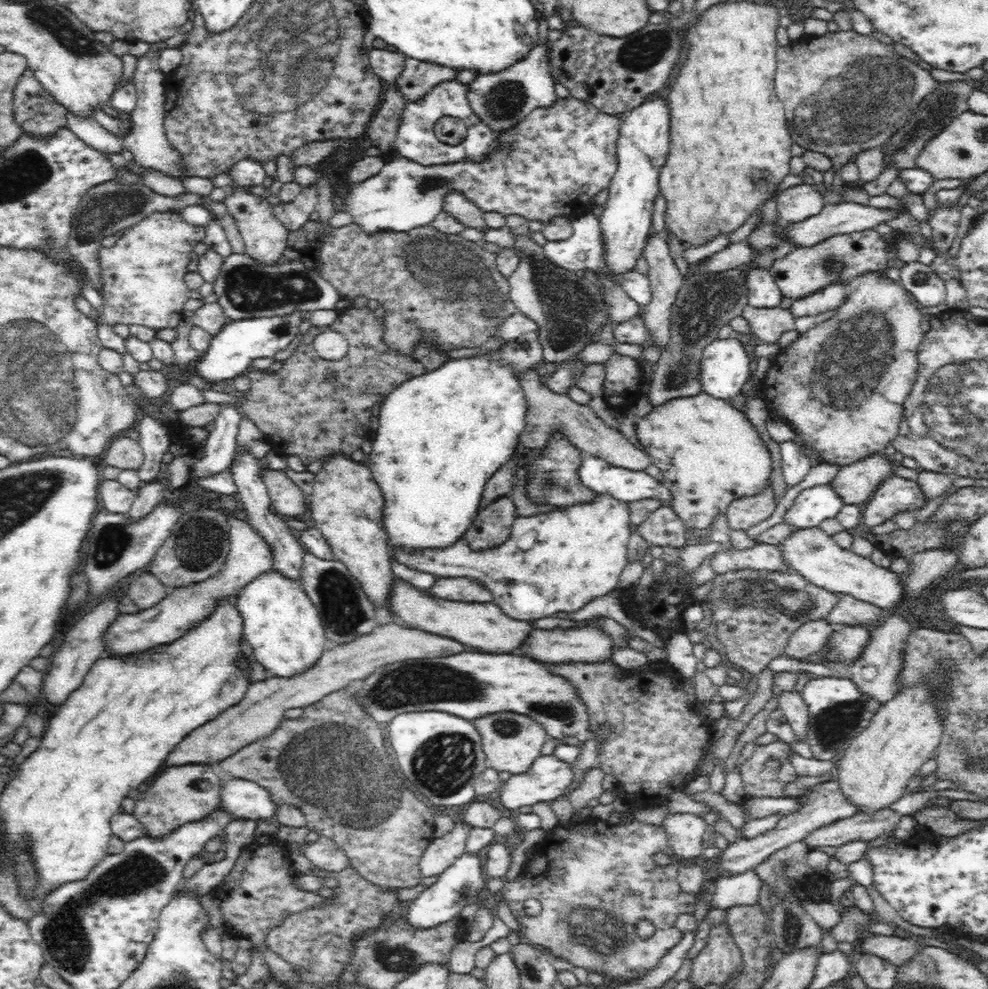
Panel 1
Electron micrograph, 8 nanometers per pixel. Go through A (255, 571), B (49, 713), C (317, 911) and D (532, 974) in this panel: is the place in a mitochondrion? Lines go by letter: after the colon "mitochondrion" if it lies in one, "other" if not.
A: other
B: other
C: other
D: mitochondrion

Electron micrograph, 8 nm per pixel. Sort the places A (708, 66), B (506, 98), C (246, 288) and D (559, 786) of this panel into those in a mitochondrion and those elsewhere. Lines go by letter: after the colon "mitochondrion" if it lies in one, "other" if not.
A: other
B: mitochondrion
C: mitochondrion
D: other

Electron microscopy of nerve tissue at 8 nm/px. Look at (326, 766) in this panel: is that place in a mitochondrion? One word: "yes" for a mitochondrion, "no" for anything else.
yes

